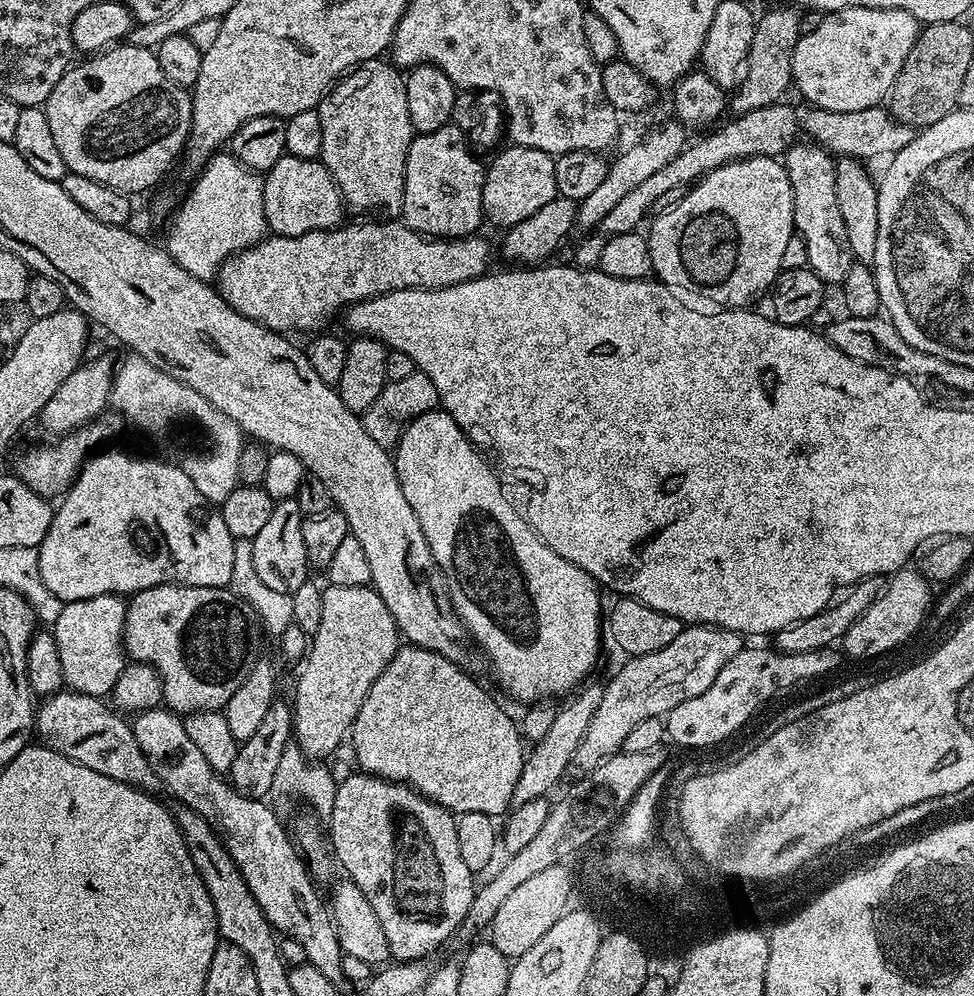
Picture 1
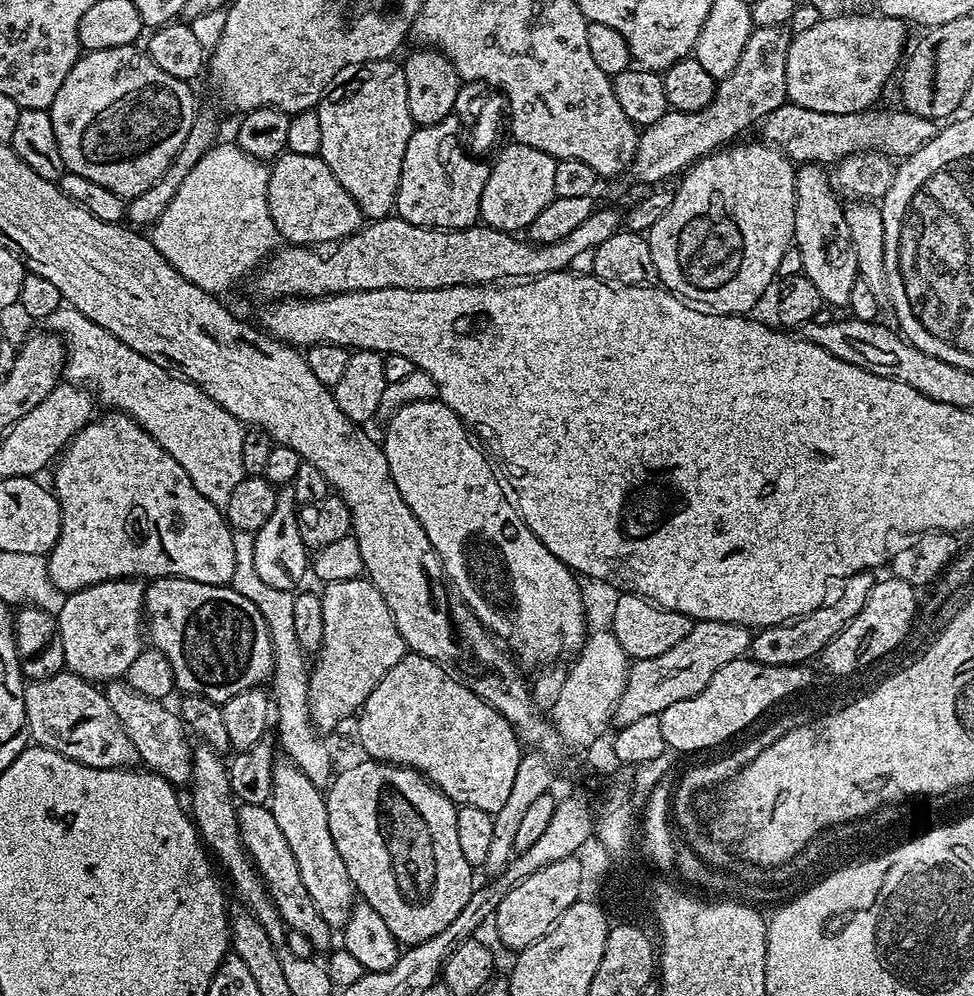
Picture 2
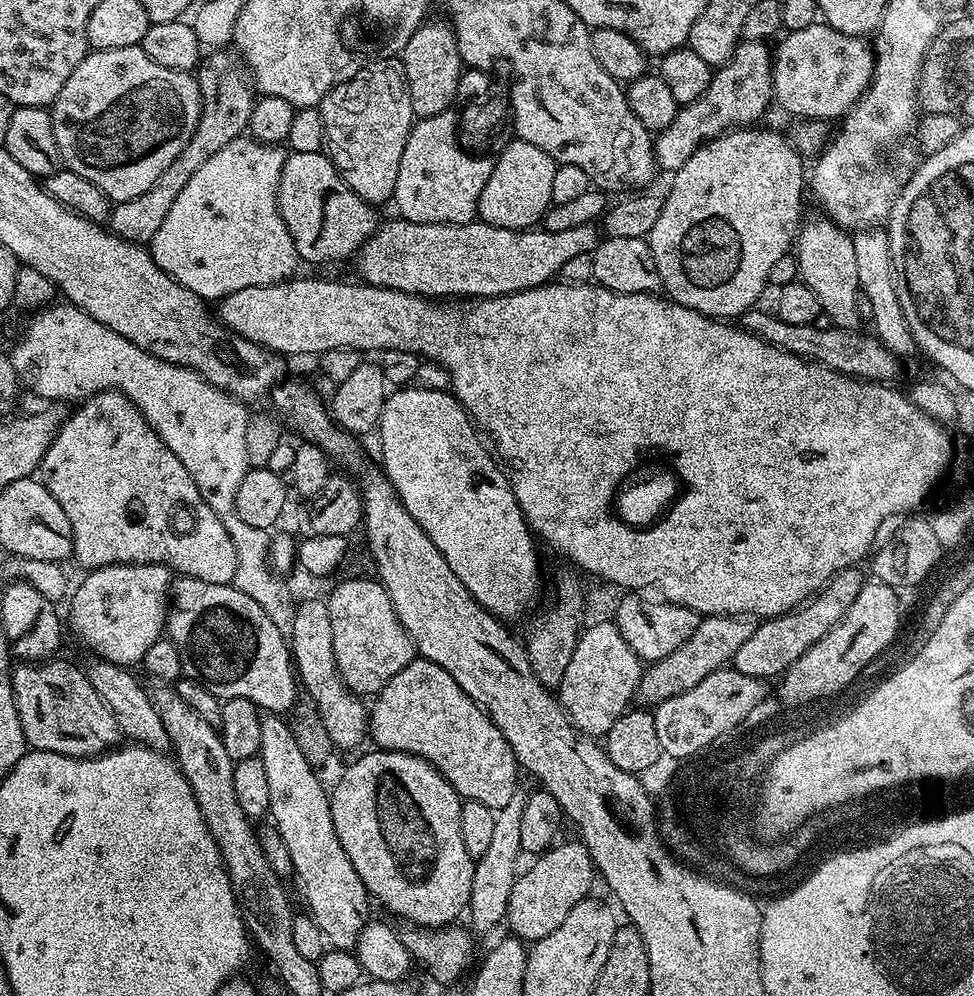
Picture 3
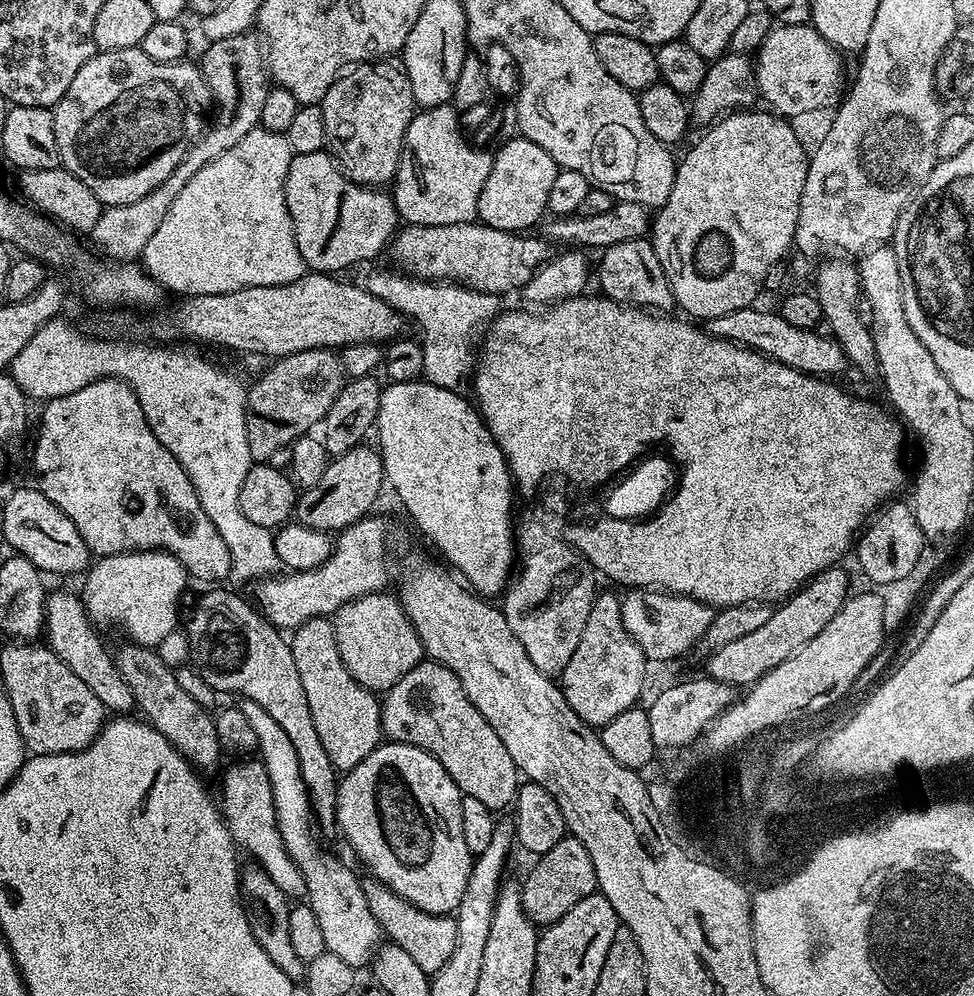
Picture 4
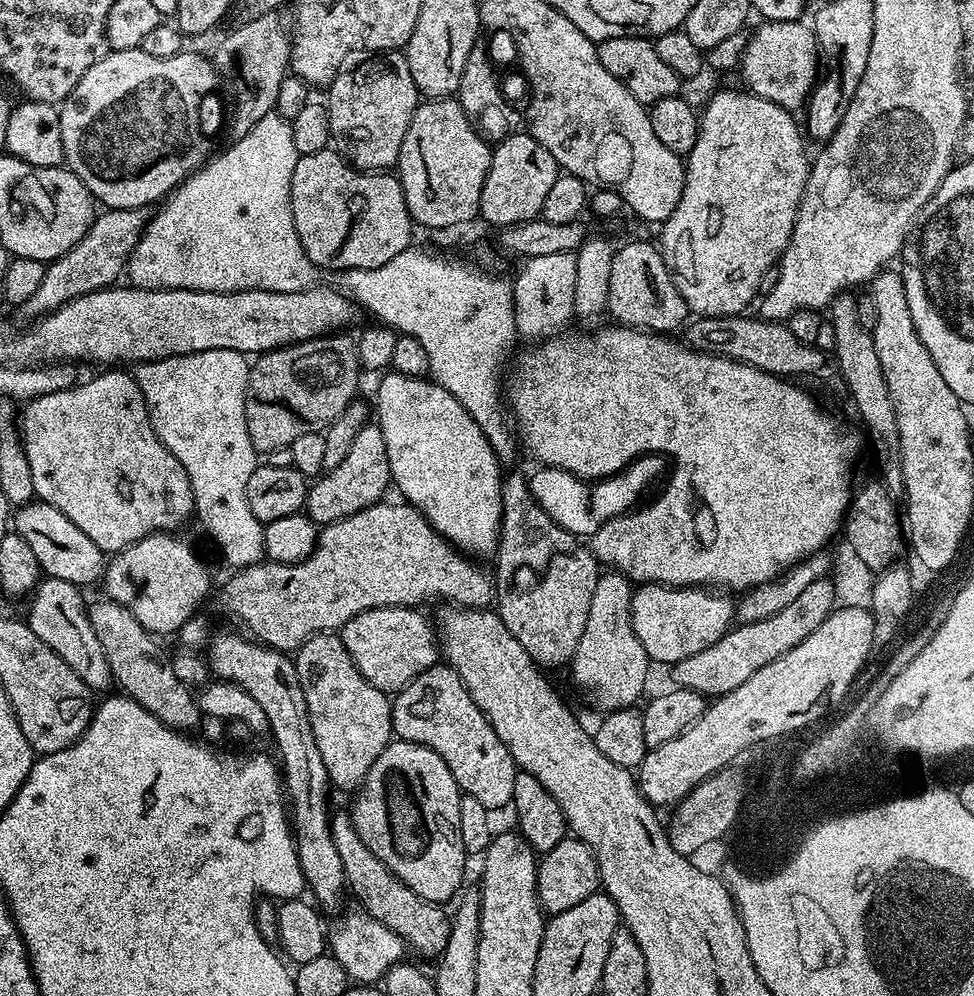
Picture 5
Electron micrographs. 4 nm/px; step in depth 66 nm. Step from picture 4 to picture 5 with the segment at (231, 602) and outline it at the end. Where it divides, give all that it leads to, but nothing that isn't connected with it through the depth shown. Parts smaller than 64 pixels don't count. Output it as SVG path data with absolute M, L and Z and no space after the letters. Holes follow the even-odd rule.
M224 632L213 638L206 651L208 667L213 677L233 680L254 698L254 702L258 702L258 706L262 706L262 710L266 710L270 736L276 739L276 748L280 751L278 764L282 769L282 788L290 805L290 827L304 883L307 891L312 891L311 899L328 913L346 897L346 885L342 858L338 858L338 846L334 846L332 837L328 808L330 781L318 751L318 742L314 742L314 730L310 726L310 714L306 710L306 698L298 682L296 666L285 653L237 632Z

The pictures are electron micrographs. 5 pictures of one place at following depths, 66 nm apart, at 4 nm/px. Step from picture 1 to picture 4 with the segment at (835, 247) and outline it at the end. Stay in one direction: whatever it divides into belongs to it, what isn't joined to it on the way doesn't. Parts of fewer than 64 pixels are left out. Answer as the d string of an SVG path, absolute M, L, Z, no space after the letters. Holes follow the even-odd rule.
M847 259L828 260L816 272L816 288L814 294L822 306L822 314L827 321L831 321L834 329L832 339L836 340L843 348L849 365L857 368L864 376L877 375L876 351L872 329L866 323L865 313L861 311L860 302L860 270L855 263L847 264Z

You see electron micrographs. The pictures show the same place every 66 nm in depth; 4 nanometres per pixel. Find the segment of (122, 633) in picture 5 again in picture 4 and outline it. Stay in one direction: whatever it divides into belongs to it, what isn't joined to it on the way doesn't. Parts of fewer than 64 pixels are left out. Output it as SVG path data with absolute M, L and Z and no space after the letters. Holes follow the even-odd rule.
M124 642L120 649L115 649L114 659L122 678L126 678L126 686L130 686L135 707L145 712L147 723L158 729L193 768L204 774L214 771L220 764L222 749L213 713L194 702L194 698L178 686L175 671L162 662L156 650Z

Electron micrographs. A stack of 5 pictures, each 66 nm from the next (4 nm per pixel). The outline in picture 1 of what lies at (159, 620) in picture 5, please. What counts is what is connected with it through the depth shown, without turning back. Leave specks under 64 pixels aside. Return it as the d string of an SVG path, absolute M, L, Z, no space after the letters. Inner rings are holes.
M110 594L65 603L54 625L54 635L58 642L58 658L62 658L64 683L71 691L101 698L111 693L126 665L124 619L127 609L121 597Z

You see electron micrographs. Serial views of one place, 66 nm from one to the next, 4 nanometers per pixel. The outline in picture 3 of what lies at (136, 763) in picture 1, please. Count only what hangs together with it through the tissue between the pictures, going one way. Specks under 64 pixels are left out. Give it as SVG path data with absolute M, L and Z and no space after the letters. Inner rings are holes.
M60 659L20 662L12 669L12 693L25 745L38 752L60 752L64 756L99 756L115 749L122 733L114 714L90 686L85 669Z

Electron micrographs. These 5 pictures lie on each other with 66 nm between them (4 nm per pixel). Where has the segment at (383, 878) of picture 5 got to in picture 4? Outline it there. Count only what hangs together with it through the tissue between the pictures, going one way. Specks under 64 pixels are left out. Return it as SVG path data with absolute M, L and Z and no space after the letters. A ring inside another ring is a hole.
M371 874L361 879L360 885L366 894L366 906L370 906L370 914L374 914L374 918L380 924L381 933L391 943L402 946L402 950L406 950L406 954L414 958L414 962L422 971L434 974L442 970L446 958L450 958L450 954L454 952L454 942L458 942L455 915L439 916L418 910L418 906L394 894L394 890L387 888L381 880L377 880Z

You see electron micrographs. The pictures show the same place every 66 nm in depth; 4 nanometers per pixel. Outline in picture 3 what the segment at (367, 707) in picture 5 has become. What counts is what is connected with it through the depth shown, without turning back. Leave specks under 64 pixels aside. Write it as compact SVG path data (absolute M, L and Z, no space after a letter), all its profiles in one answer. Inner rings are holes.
M298 614L290 633L290 655L299 681L308 690L307 699L320 715L326 734L333 745L340 748L356 748L369 735L370 715L361 697L342 682L334 658L334 636L330 631L330 614Z

